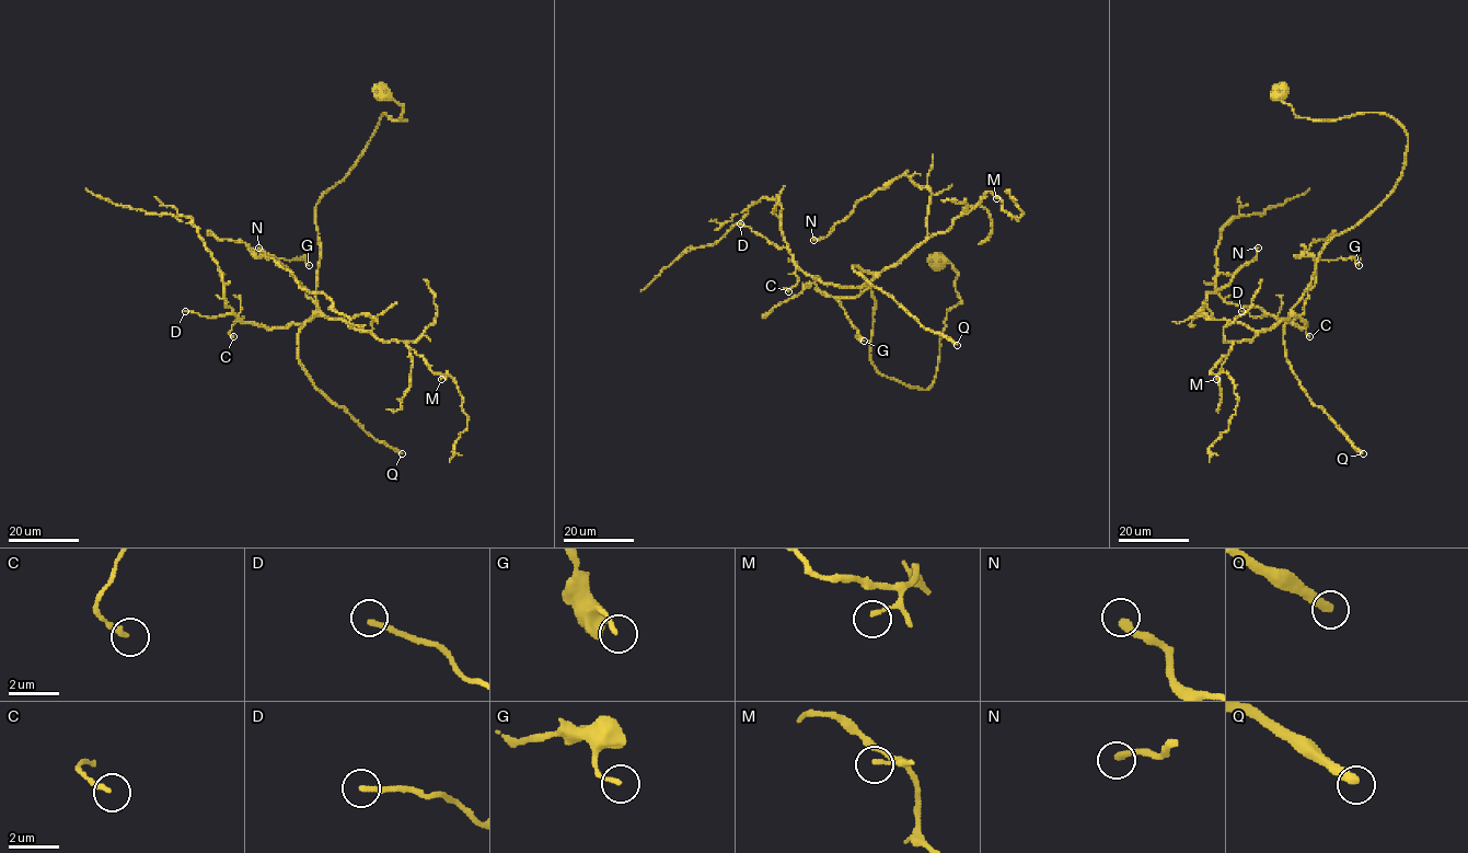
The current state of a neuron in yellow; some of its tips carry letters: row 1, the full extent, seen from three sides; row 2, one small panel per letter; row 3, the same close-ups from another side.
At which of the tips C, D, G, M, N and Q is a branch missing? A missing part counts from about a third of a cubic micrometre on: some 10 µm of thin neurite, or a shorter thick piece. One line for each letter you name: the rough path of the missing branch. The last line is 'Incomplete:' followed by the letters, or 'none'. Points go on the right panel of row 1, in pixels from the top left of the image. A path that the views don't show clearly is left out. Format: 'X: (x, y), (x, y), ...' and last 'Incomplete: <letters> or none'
D: (1241, 311), (1230, 315), (1215, 310), (1193, 334), (1183, 356)
Incomplete: D, Q

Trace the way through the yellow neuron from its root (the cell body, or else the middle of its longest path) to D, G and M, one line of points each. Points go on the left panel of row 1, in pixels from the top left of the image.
D: (380, 92), (405, 120), (384, 113), (356, 164), (316, 204), (319, 313), (265, 327), (185, 311)
G: (380, 92), (405, 120), (384, 113), (356, 164), (316, 204), (318, 314), (278, 260), (309, 265)
M: (380, 92), (405, 120), (384, 113), (356, 164), (316, 204), (315, 299), (331, 319), (403, 341), (441, 379)

